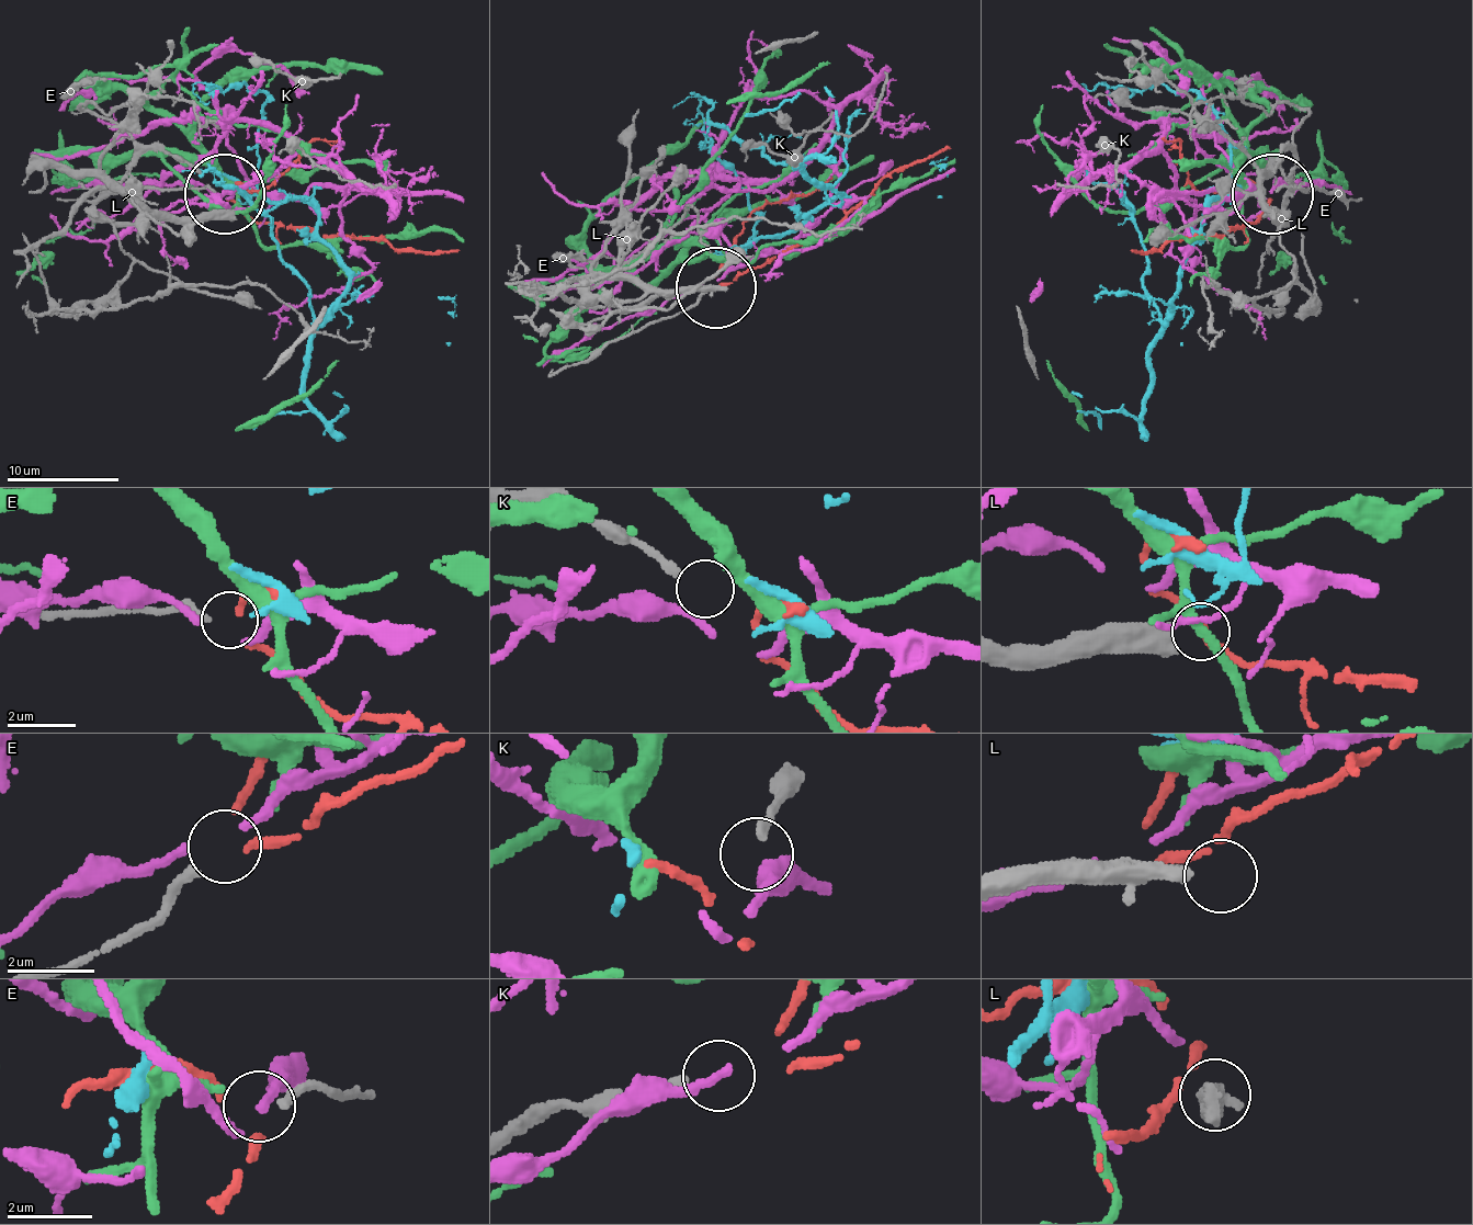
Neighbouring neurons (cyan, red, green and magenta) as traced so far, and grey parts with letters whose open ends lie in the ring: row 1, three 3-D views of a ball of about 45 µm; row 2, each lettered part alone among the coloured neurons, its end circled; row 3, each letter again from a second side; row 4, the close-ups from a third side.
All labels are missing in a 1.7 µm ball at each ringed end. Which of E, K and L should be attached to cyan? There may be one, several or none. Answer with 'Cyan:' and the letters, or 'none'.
Cyan: none

